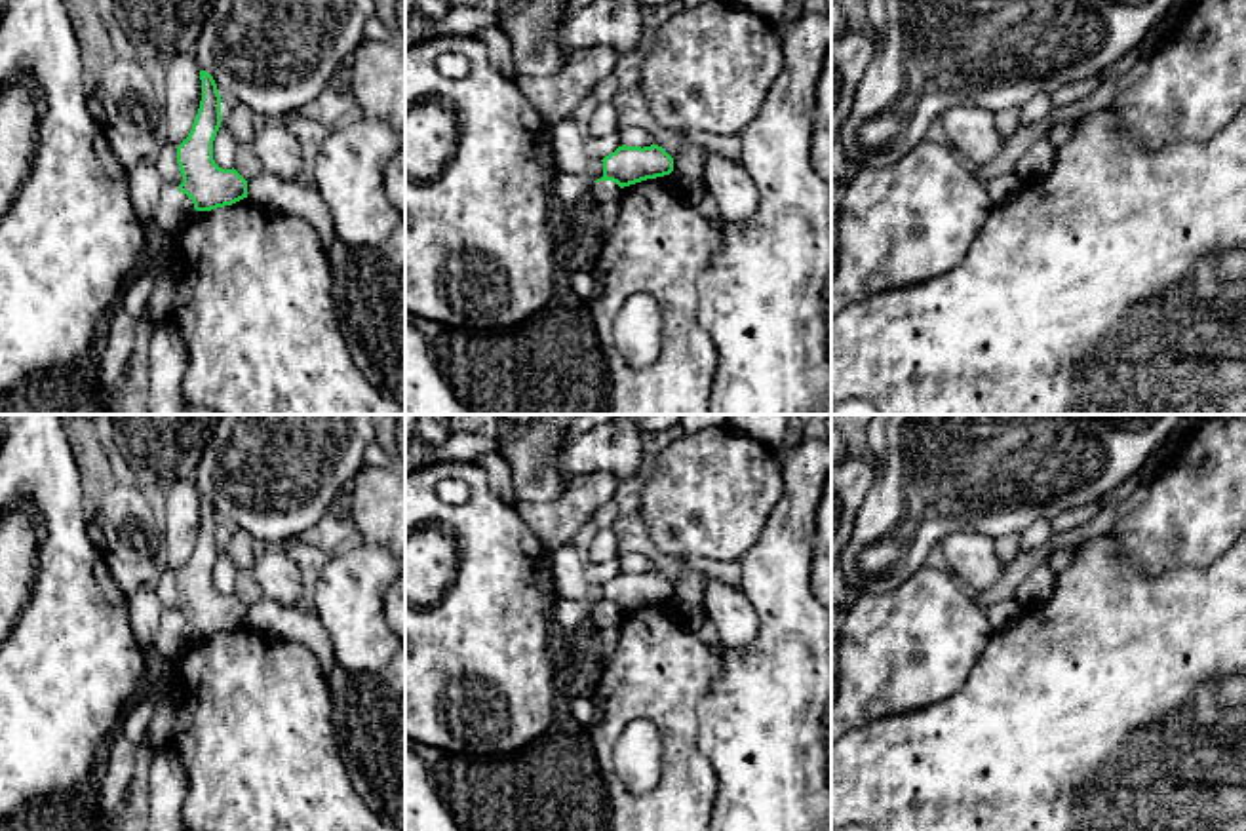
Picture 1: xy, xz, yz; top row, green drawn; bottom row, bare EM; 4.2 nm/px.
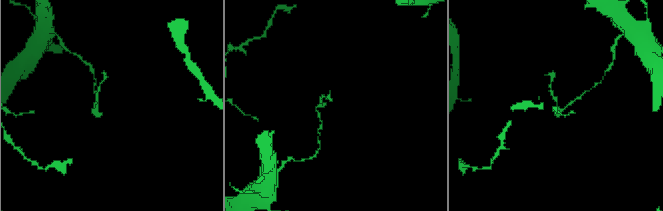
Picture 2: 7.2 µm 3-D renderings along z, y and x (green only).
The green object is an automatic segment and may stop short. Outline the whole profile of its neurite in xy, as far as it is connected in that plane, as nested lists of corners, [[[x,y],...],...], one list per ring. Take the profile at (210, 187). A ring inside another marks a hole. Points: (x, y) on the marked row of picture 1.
[[[200,70],[202,101],[188,137],[177,146],[177,164],[183,175],[179,192],[186,194],[196,211],[211,211],[247,198],[247,181],[232,167],[223,169],[213,160],[213,141],[221,127],[221,95],[211,74]]]

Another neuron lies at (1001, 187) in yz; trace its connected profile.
[[[1010,171],[1010,173],[991,179],[987,183],[987,188],[993,194],[993,200],[999,202],[999,200],[1004,200],[1010,194],[1018,192],[1022,188],[1022,184],[1023,184],[1022,179],[1014,171]]]

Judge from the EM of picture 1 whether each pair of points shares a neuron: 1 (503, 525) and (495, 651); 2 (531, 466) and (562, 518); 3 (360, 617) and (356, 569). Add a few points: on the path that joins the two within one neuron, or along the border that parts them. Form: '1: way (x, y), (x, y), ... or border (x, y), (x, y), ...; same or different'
1: way (501, 556), (501, 603), (495, 620); same
2: border (567, 480), (562, 493), (552, 501), (516, 502); different
3: way (360, 605), (360, 580); same

